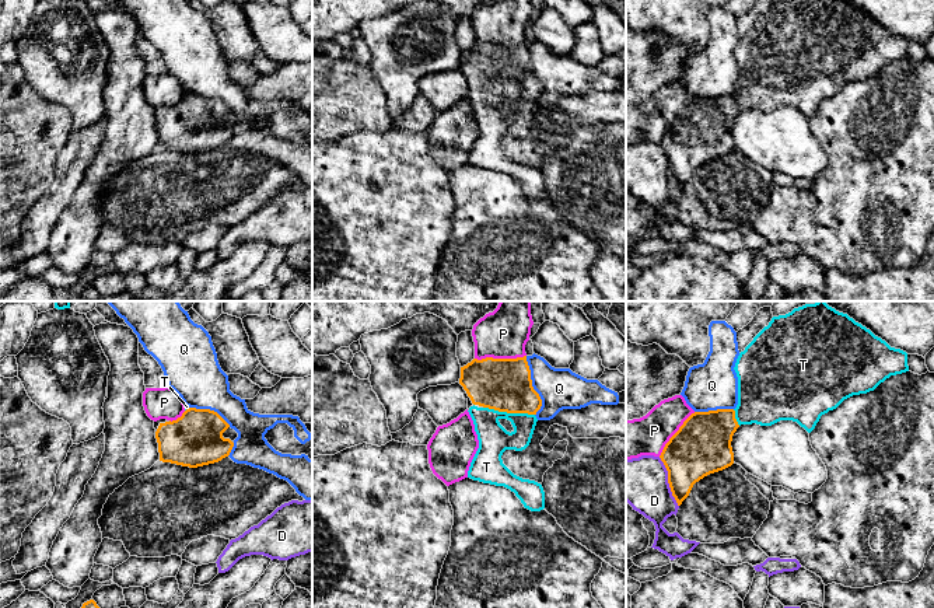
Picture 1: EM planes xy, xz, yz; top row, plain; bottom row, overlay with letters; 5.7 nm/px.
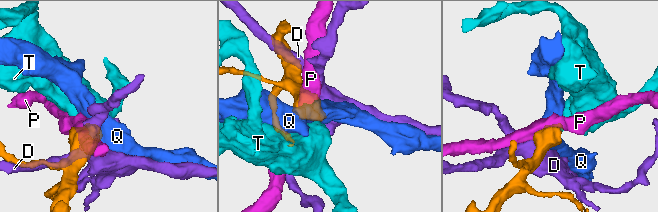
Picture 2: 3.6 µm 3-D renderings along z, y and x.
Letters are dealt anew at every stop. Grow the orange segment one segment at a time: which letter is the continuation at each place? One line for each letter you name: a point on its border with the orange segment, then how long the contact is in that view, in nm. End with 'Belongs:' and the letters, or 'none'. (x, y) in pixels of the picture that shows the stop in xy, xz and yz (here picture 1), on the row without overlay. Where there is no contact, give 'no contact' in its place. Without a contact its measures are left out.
T: contact xz (509, 98); length 300 nm
Belongs: T

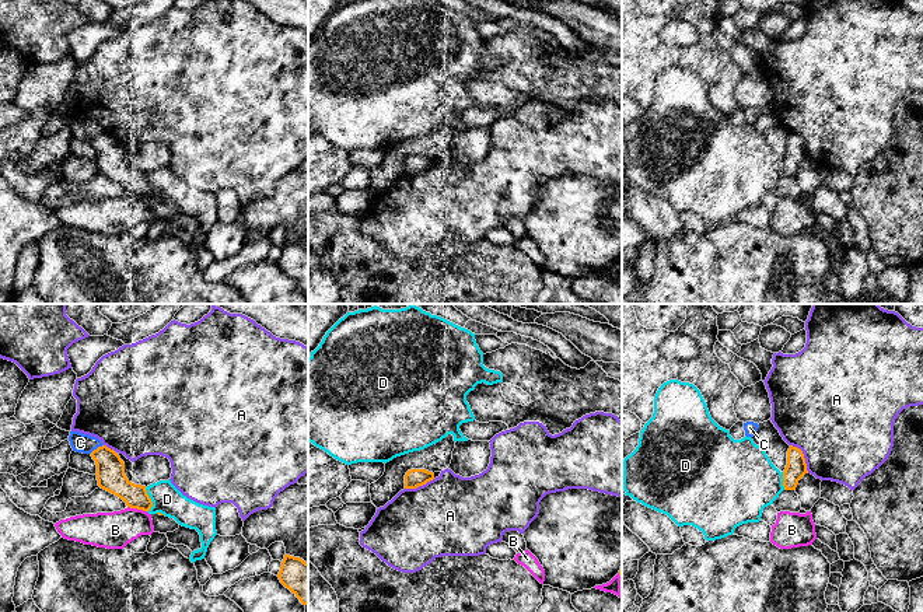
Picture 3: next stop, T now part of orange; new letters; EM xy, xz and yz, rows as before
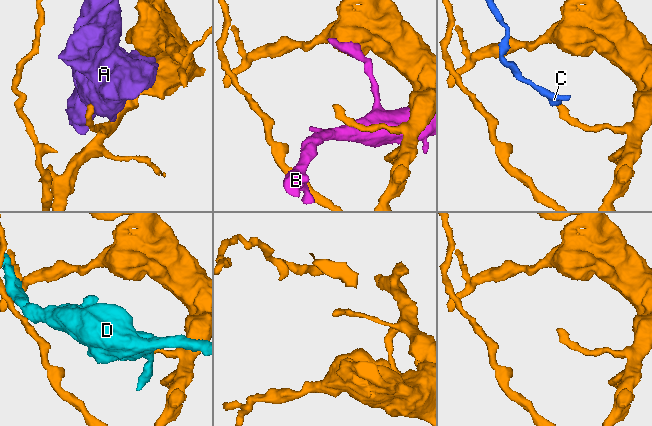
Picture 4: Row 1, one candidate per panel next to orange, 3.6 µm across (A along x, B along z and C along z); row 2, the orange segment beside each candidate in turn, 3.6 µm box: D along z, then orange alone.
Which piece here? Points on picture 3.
Belongs: none

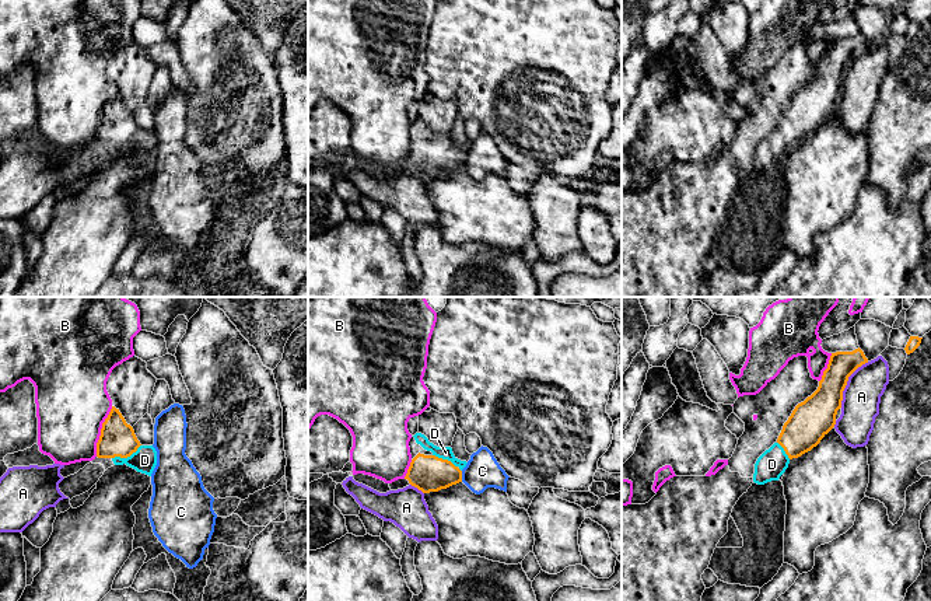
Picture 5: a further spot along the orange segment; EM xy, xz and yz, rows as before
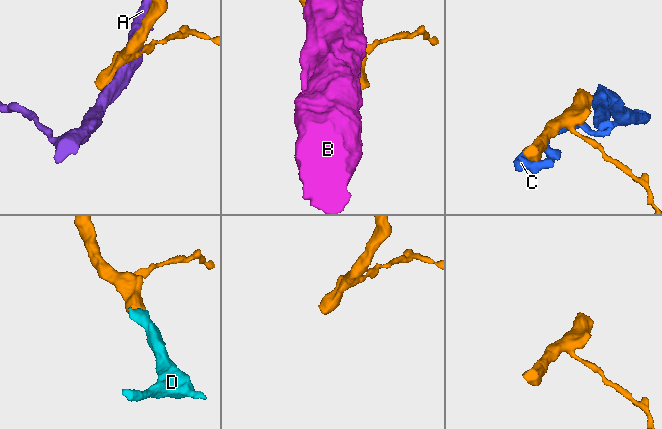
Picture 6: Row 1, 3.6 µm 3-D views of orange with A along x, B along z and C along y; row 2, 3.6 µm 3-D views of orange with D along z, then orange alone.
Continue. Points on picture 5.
D: contact xy (126, 143); length 190 nm
Belongs: D

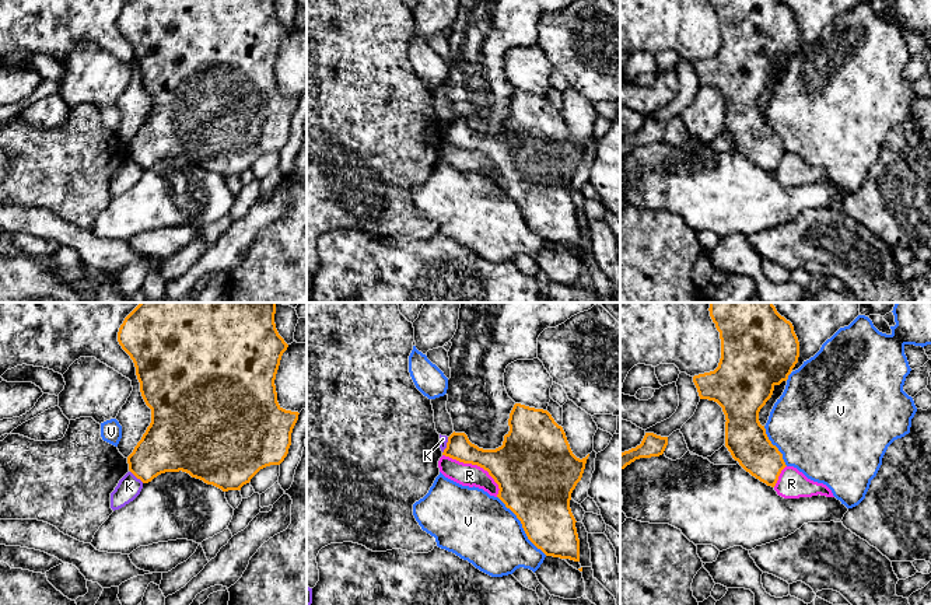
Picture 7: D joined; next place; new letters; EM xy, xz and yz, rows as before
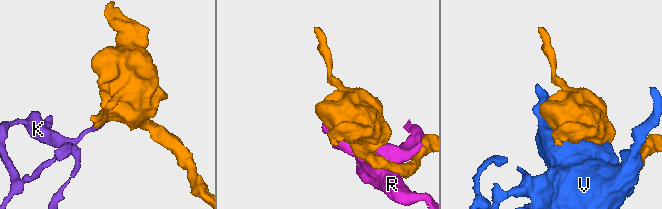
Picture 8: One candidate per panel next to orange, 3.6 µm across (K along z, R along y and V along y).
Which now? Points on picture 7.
Belongs: none

